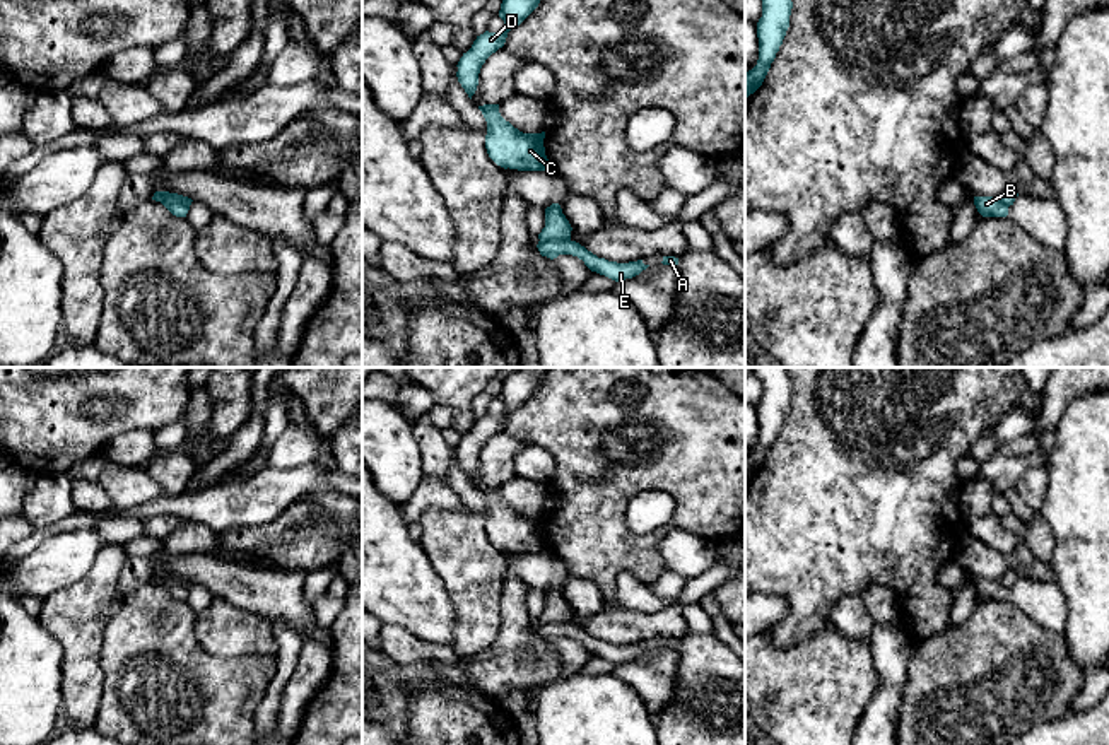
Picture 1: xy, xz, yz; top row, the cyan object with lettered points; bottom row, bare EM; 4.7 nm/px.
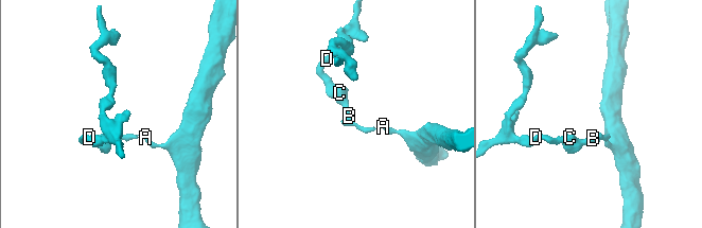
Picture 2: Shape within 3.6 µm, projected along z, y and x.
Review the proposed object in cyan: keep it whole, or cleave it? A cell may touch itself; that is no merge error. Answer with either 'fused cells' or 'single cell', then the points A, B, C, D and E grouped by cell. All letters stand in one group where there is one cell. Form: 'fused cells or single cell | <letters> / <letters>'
fused cells | A E / B C D

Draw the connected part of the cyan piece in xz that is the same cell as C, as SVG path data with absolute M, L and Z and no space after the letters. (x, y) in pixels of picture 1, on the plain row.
M484 487L478 492L487 504L485 531L497 548L504 552L552 555L543 530L545 514L519 514L501 499L499 487Z

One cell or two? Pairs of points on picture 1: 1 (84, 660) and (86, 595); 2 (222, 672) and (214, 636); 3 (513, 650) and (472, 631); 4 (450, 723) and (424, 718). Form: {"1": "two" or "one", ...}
{"1": "one", "2": "two", "3": "two", "4": "one"}

